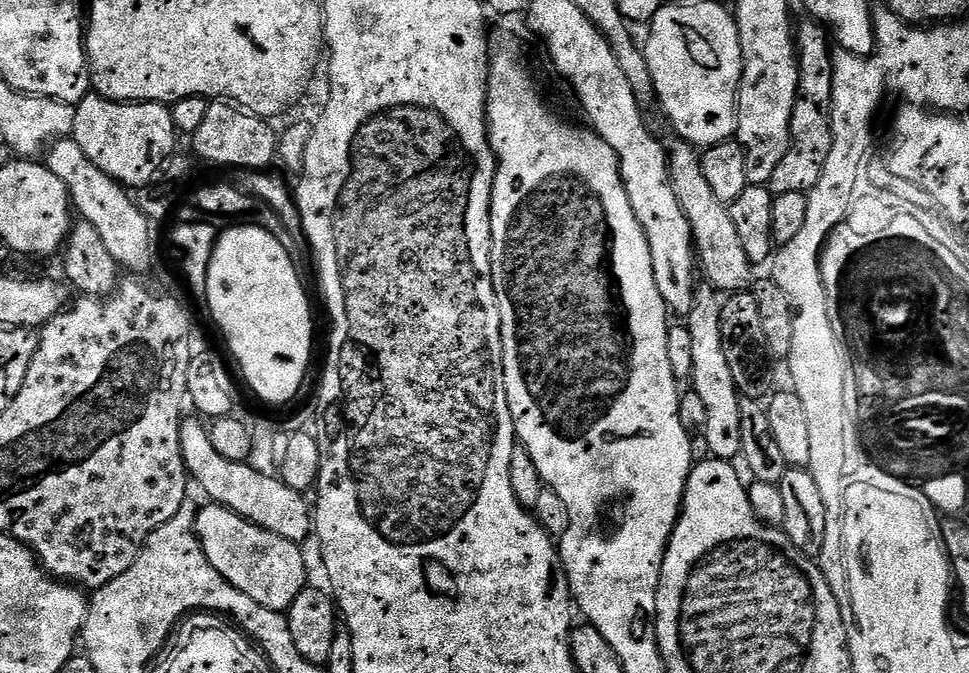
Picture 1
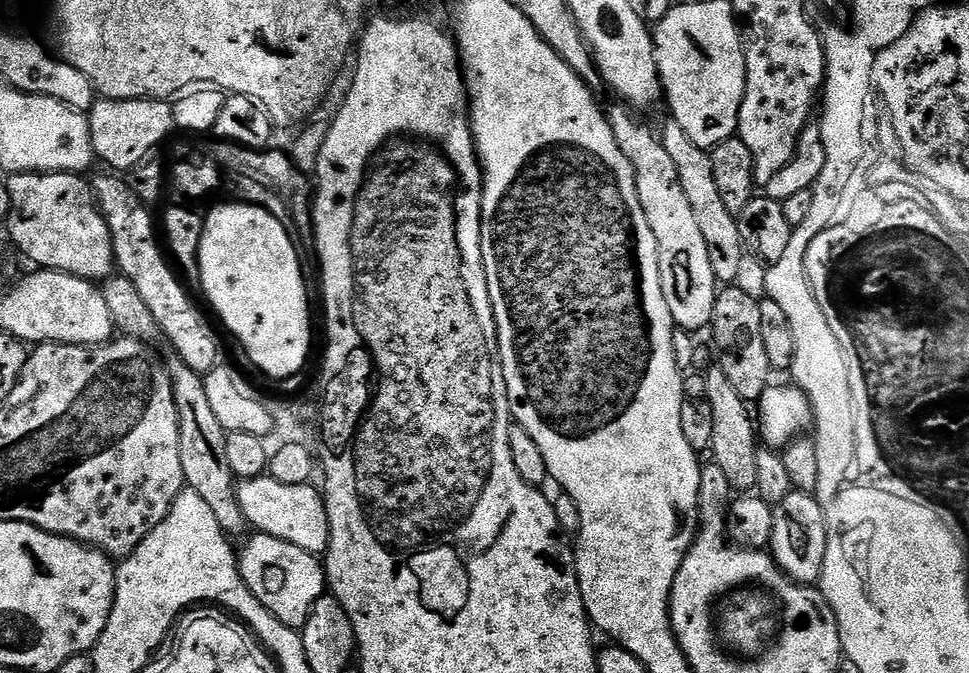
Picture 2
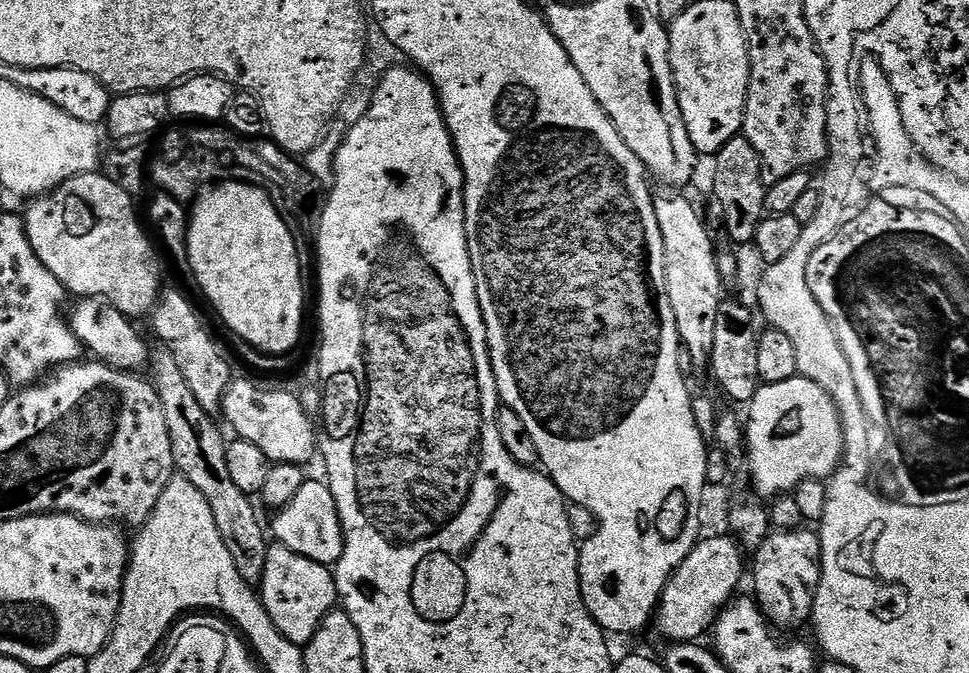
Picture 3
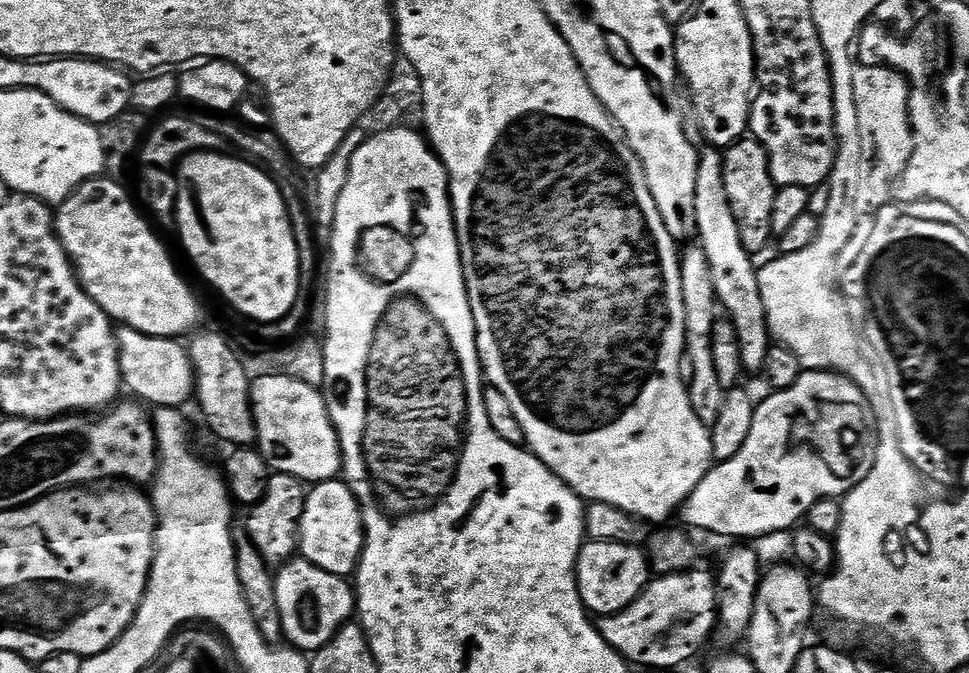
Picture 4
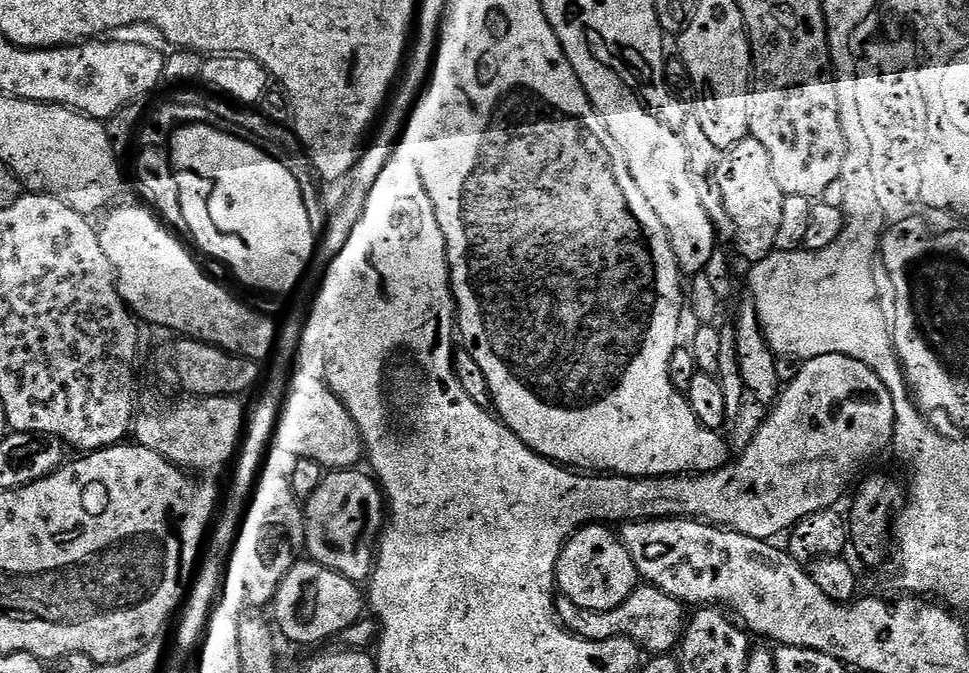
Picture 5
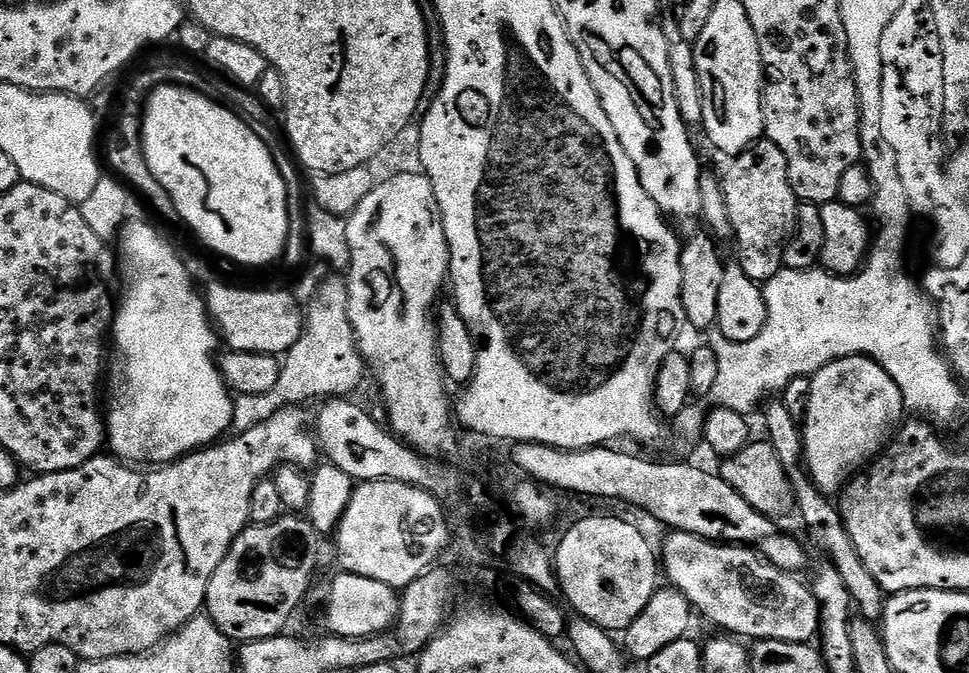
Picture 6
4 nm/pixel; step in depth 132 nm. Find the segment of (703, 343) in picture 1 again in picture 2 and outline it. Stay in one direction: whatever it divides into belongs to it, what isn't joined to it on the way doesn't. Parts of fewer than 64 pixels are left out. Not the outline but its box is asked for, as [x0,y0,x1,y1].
[704,366,758,494]

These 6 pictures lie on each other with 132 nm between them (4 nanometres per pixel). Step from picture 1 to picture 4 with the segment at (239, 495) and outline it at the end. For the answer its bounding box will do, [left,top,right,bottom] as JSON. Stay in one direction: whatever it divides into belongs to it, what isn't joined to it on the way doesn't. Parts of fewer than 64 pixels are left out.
[299,479,364,577]

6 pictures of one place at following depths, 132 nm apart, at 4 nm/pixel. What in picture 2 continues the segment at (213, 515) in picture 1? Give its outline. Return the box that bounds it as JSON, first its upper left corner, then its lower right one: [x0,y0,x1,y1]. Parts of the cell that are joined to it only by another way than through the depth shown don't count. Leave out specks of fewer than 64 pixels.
[240,532,326,630]

